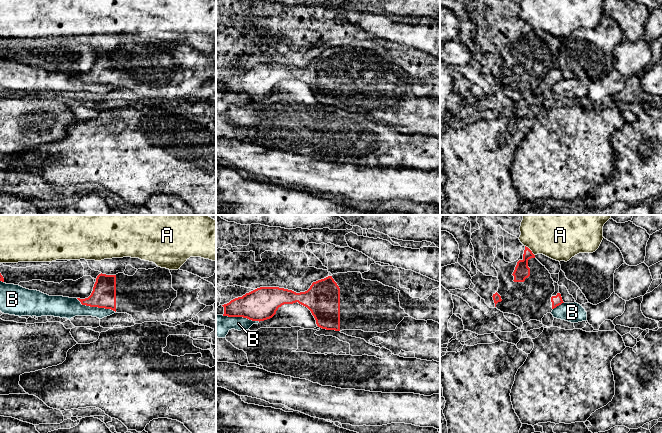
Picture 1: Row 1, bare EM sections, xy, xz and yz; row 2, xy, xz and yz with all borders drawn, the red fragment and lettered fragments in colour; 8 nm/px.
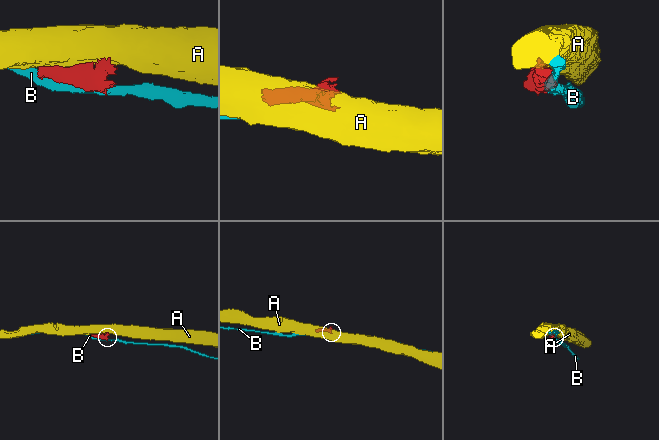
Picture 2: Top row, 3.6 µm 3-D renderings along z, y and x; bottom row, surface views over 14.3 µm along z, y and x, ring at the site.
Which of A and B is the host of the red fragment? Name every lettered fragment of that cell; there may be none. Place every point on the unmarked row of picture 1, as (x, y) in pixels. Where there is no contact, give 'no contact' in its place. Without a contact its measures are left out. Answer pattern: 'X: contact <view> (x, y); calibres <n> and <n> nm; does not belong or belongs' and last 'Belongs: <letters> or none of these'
A: contact yz (530, 26); calibres 120 and 300 nm; does not belong
B: contact xy (96, 82); calibres 190 and 170 nm; does not belong
Belongs: none of these

